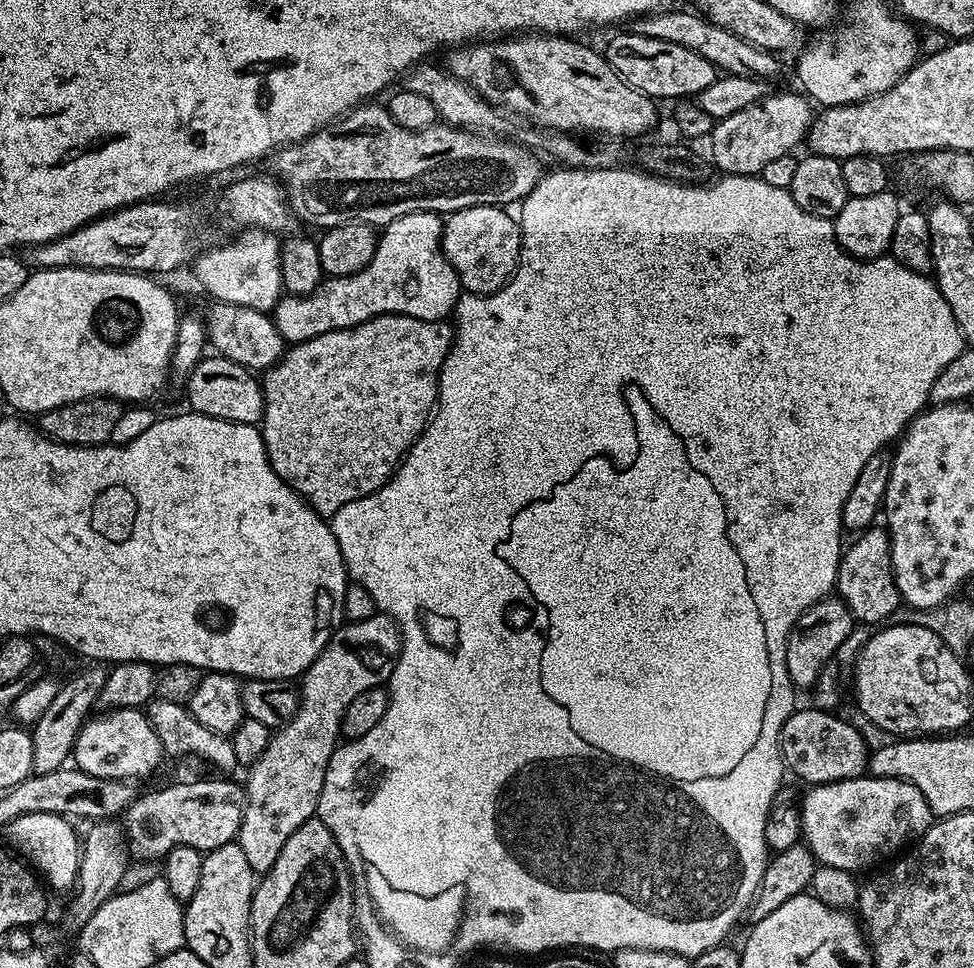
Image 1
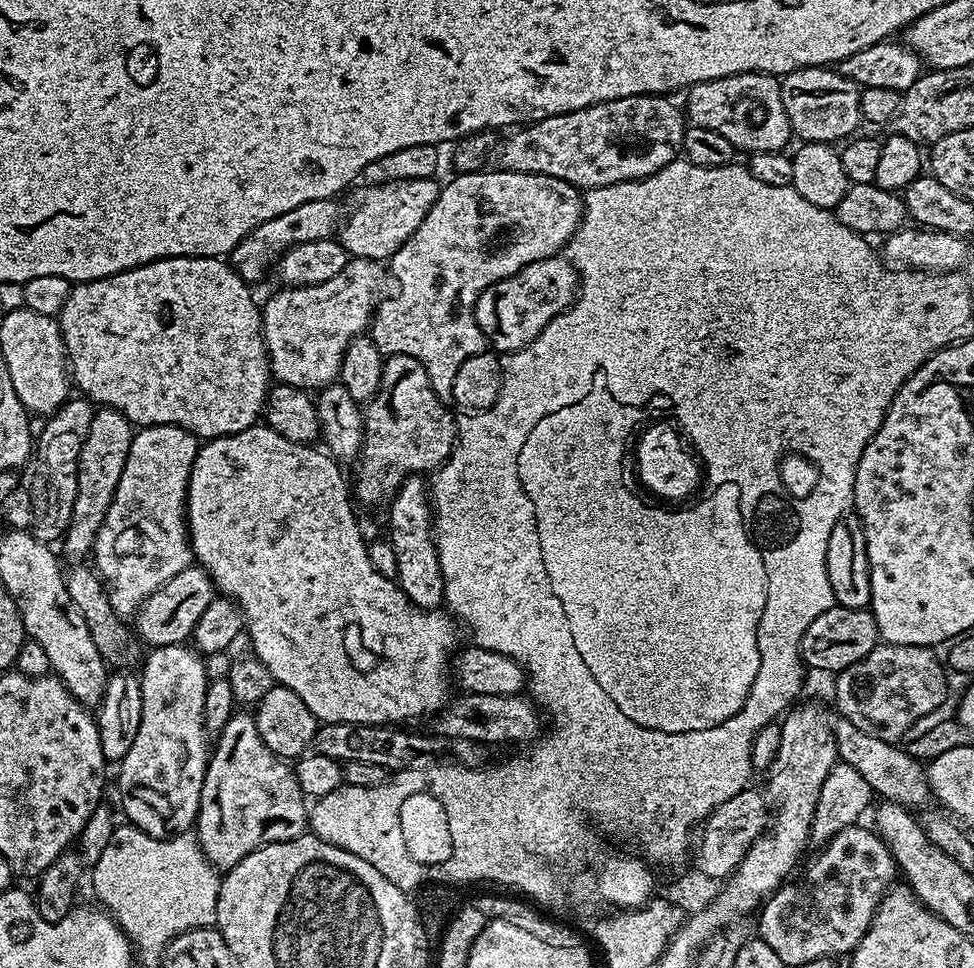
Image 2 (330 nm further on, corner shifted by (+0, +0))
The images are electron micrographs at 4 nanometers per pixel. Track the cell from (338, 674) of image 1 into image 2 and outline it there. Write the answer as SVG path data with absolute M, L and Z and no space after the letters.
M417 474L409 480L404 480L392 497L390 507L392 509L388 512L388 528L392 531L390 539L394 546L394 554L398 557L396 580L415 608L439 609L444 603L444 583L432 531L430 488L425 477Z

